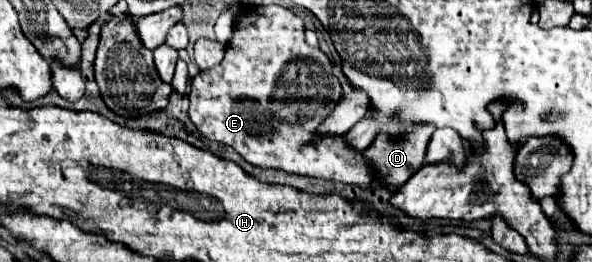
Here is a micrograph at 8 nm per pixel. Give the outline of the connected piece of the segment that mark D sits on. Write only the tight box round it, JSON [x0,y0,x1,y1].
[366,124,434,186]

